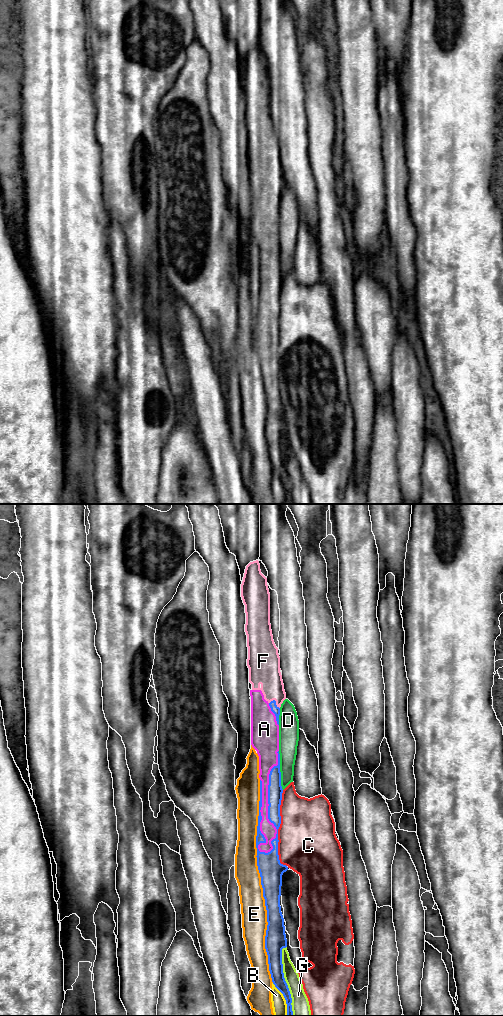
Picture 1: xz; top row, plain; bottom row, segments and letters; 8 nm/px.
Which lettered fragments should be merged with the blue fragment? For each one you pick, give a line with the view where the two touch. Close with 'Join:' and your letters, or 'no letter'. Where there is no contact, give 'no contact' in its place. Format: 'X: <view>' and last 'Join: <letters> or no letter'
A: xz
F: xz
Join: A, F

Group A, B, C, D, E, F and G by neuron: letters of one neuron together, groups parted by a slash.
A F / B / C / D / E / G

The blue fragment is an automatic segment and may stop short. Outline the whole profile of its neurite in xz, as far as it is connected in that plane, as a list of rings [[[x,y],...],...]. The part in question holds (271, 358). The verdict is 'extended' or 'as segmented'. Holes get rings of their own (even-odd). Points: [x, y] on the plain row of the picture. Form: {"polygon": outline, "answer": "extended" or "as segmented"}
{"polygon": [[[259,49],[250,50],[245,57],[241,72],[241,85],[245,93],[249,170],[252,172],[251,184],[251,233],[259,244],[260,289],[256,324],[257,354],[261,365],[263,385],[267,398],[267,418],[265,437],[268,443],[269,459],[275,475],[283,482],[287,492],[287,504],[293,504],[292,486],[284,466],[282,437],[287,435],[284,406],[281,400],[280,384],[282,363],[288,358],[280,351],[278,343],[278,317],[281,312],[280,293],[283,277],[281,274],[279,242],[279,203],[280,195],[286,187],[280,145],[270,112],[270,81],[267,66],[261,61]]], "answer": "extended"}

